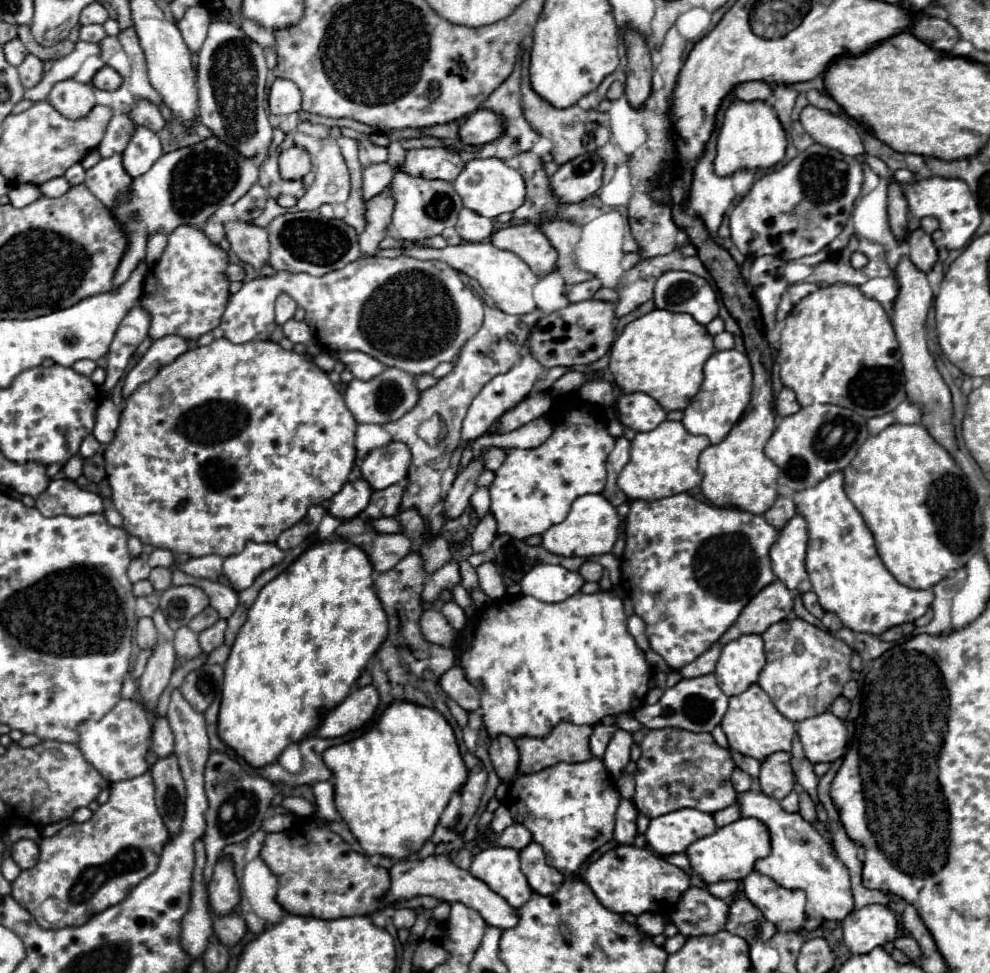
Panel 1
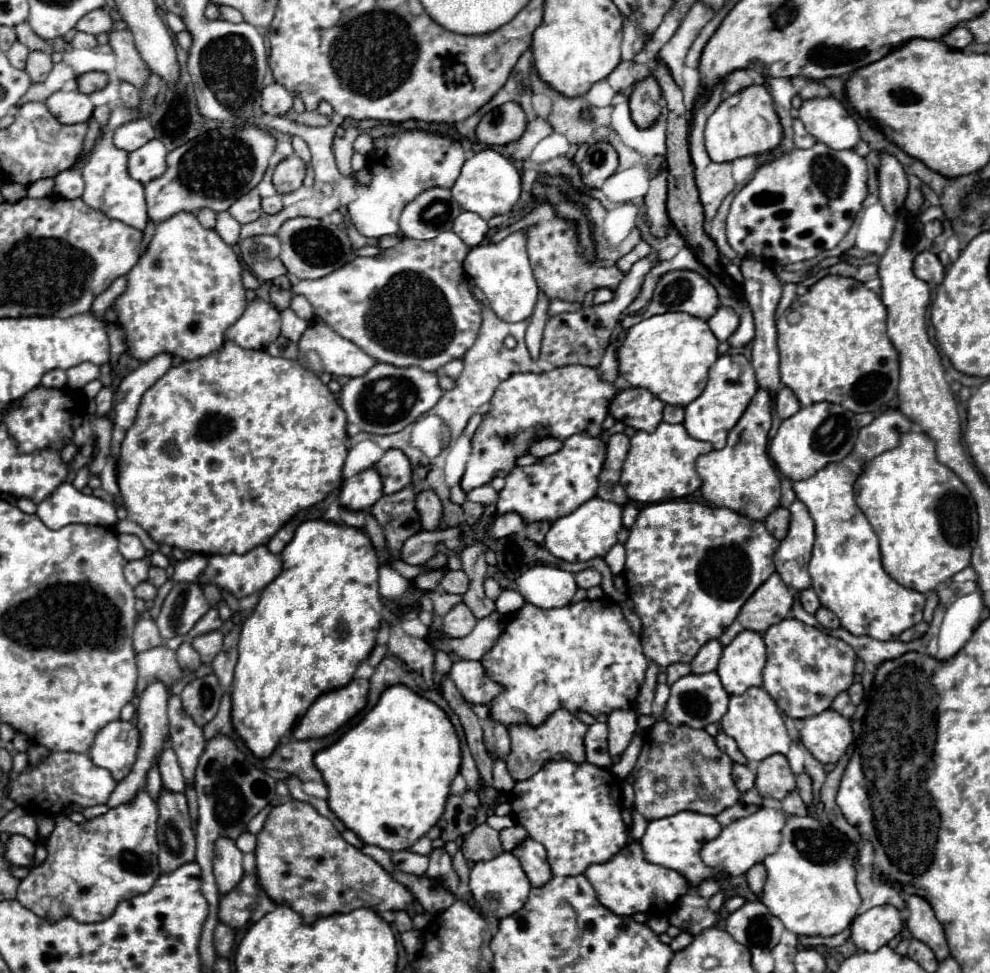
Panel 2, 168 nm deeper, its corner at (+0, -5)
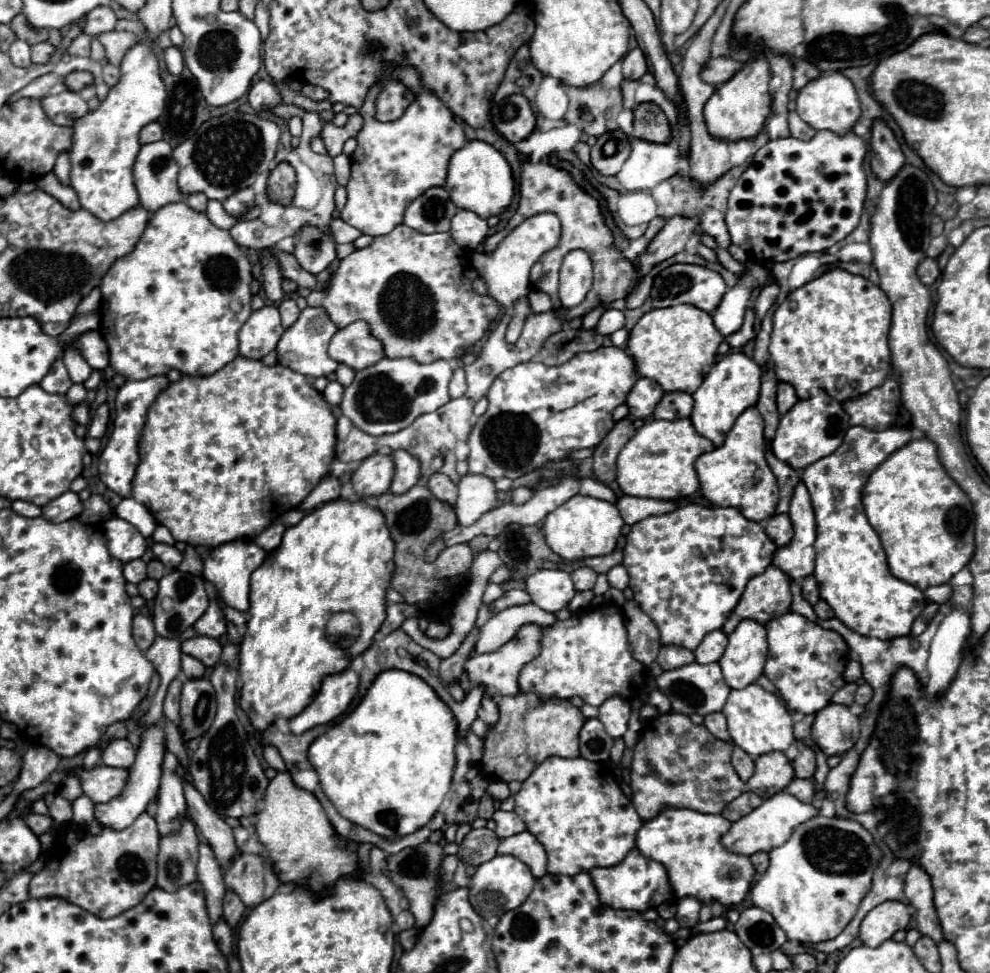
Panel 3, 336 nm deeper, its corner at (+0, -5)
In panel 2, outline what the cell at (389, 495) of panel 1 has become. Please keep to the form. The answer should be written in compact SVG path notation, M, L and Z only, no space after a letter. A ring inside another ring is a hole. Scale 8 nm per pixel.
M405 487L393 495L383 495L371 507L371 515L381 525L393 557L399 557L399 549L405 539L421 531L419 515L415 511L415 493L411 487Z

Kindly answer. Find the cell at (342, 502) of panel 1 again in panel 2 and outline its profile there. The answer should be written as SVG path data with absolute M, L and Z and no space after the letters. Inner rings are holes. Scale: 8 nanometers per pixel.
M375 469L361 471L345 479L339 493L341 507L349 511L367 511L381 497L383 497L383 485Z

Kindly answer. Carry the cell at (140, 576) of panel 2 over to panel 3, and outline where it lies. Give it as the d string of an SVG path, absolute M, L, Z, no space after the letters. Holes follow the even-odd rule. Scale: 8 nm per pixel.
M135 559L135 561L129 561L129 563L125 563L125 567L123 567L123 575L125 575L125 579L129 581L129 583L141 583L145 577L147 577L147 571L145 571L145 561L141 561L141 559Z

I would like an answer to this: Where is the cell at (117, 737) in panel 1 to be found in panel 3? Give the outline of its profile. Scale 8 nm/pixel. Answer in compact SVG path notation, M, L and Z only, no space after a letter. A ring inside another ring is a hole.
M113 739L101 753L103 765L129 769L135 763L135 747L127 739Z

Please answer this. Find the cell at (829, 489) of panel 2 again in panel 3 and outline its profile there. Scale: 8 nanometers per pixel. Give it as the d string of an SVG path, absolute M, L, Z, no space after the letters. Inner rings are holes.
M849 427L841 447L803 469L803 481L809 489L815 517L815 579L821 599L829 603L835 617L859 635L877 639L895 639L911 633L913 621L925 607L925 595L917 587L891 575L885 551L875 529L869 525L861 503L861 491L875 467L893 451L911 441L909 429L871 431L867 427Z

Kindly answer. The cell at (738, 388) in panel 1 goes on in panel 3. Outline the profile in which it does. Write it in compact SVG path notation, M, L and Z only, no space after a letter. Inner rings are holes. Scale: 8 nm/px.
M727 353L713 365L713 369L705 375L699 389L693 393L695 407L691 413L691 421L695 429L707 437L715 447L721 447L725 441L725 435L731 431L735 419L747 409L753 407L759 399L759 387L761 387L761 367L749 359L743 353Z

